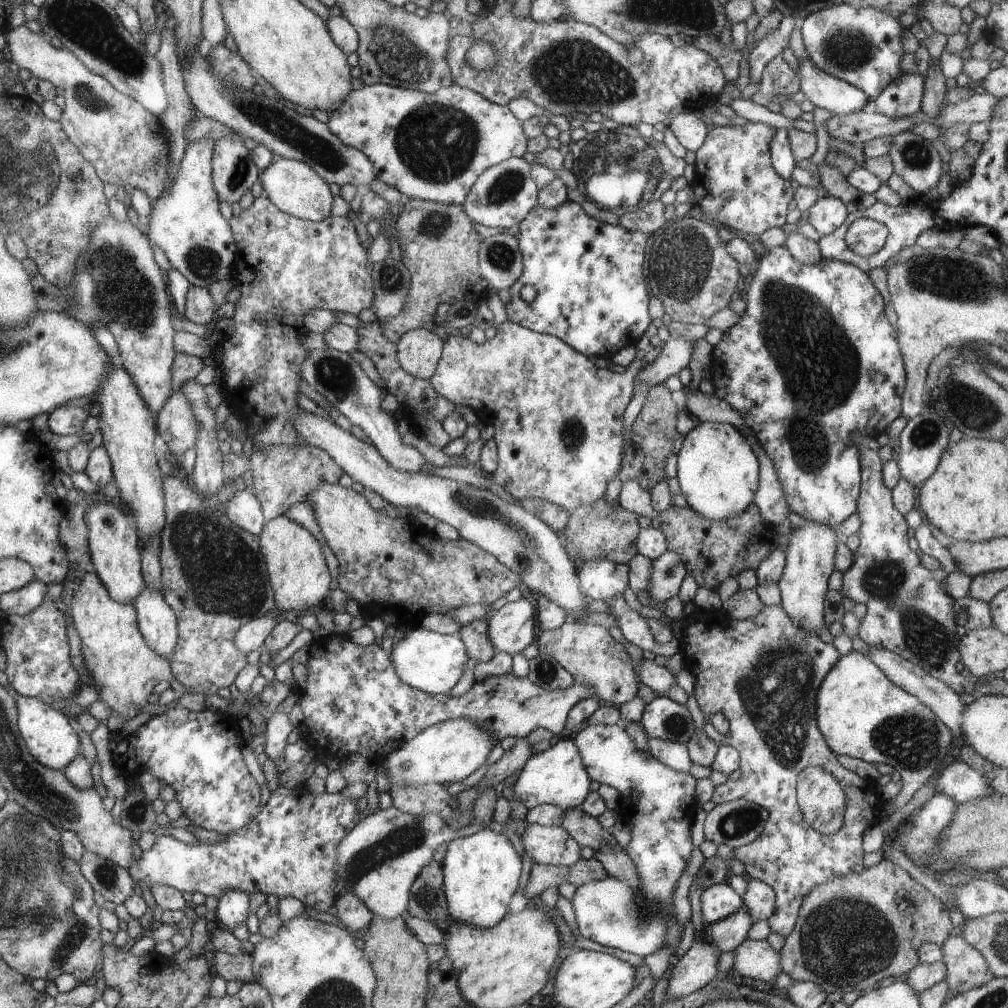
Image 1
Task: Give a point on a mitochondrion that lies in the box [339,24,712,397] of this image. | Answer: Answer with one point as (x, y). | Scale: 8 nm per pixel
(570, 70)

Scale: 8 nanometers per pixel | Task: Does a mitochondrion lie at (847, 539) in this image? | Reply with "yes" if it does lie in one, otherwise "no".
no

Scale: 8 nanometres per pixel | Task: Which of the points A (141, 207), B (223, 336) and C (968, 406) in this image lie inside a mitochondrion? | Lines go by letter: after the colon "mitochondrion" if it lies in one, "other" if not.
A: other
B: other
C: mitochondrion

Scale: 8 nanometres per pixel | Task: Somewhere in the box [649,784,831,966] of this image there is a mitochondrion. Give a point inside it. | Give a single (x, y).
(741, 821)

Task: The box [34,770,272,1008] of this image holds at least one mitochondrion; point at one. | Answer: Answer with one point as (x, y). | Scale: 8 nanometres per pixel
(77, 933)

